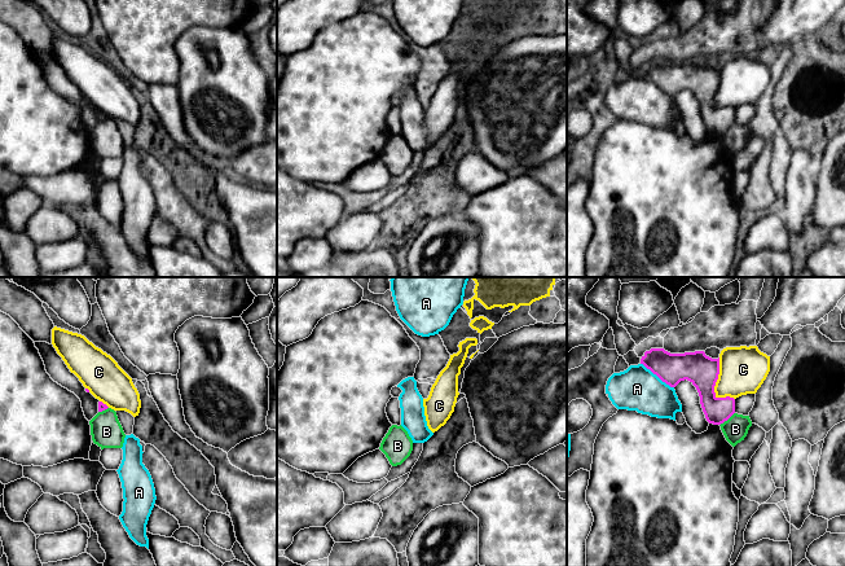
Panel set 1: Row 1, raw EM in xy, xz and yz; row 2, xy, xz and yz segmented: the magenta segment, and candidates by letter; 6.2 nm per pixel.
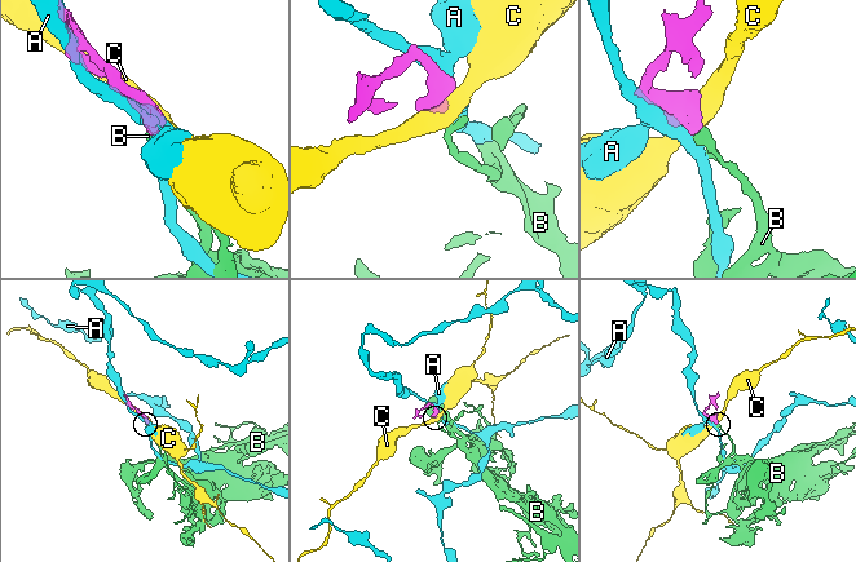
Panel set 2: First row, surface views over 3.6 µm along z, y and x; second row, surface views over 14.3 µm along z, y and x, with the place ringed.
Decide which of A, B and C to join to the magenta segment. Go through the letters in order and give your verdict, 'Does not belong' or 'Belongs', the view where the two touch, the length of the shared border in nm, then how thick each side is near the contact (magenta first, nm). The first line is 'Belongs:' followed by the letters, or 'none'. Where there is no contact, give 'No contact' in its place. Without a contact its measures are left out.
Belongs: none
A: Does not belong. Touches magenta in yz. Shared border 260 nm. Thickness 190 nm (magenta) against 280 nm
B: Does not belong. Touches magenta in yz. Shared border 130 nm. Thickness 160 nm (magenta) against 160 nm
C: Does not belong. Touches magenta in yz. Shared border 280 nm. Thickness 190 nm (magenta) against 300 nm

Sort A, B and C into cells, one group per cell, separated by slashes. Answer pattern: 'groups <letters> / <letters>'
groups A / B / C

